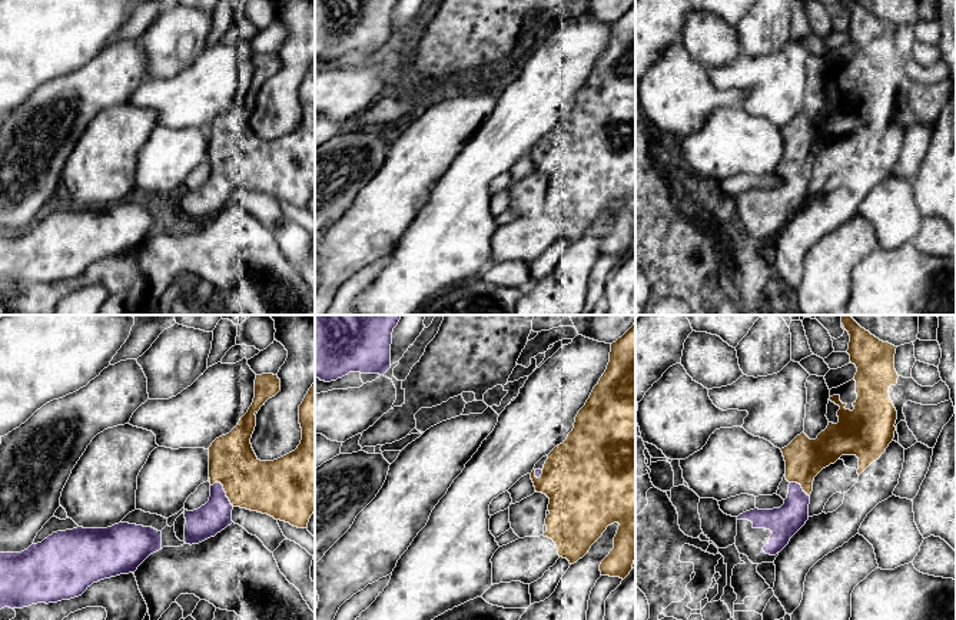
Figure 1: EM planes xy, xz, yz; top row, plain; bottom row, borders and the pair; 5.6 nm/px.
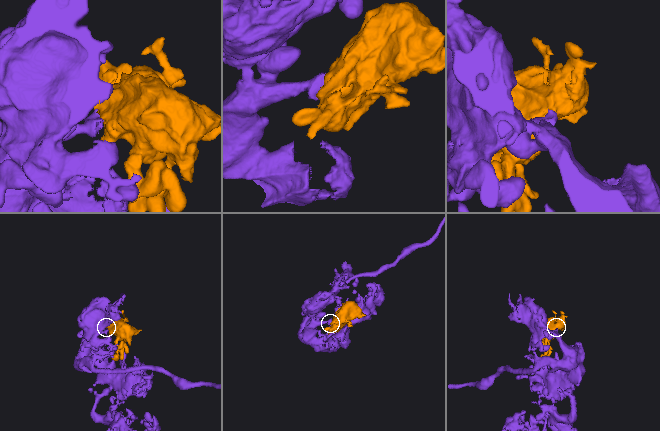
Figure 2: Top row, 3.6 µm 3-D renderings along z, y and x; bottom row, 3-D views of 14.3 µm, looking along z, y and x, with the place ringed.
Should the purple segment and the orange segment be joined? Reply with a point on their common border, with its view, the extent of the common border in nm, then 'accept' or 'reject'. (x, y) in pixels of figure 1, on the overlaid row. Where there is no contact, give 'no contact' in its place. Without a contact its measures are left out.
xy (223, 490) | 180 nm | accept

